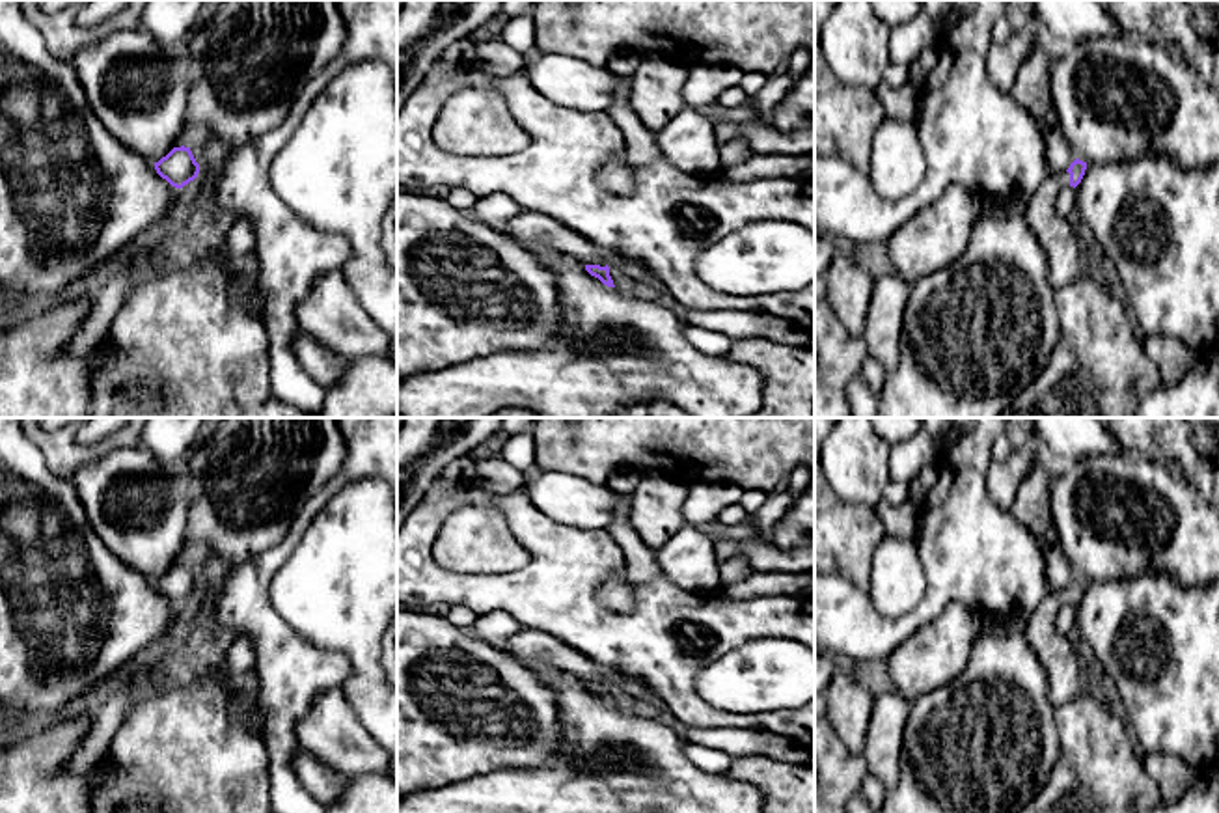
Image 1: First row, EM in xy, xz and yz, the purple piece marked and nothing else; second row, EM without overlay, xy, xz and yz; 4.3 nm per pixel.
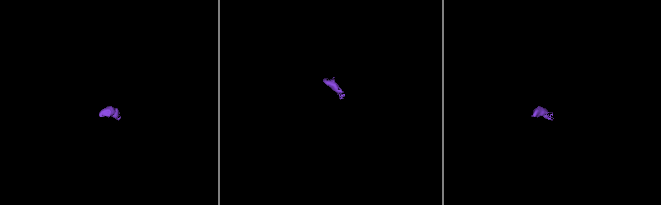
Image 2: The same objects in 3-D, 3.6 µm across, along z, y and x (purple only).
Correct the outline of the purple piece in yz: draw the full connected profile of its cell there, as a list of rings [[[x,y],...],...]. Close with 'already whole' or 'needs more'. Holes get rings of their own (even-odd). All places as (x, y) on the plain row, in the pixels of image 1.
[[[1075,576],[1066,589],[1048,593],[1034,613],[1025,617],[1023,634],[1046,669],[1048,694],[1055,709],[1083,694],[1077,651],[1070,636],[1057,630],[1055,617],[1062,604],[1075,606],[1085,587],[1087,580]]]; needs more

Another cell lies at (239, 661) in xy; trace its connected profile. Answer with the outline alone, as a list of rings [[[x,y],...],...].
[[[248,636],[233,638],[226,655],[226,675],[231,679],[246,677],[253,668],[253,643]]]

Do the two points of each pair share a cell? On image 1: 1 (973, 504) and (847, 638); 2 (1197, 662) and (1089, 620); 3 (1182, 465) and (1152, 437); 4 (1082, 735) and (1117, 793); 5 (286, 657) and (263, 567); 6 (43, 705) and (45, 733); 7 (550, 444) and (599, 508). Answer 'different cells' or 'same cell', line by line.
1: same cell
2: same cell
3: same cell
4: same cell
5: same cell
6: different cells
7: different cells

